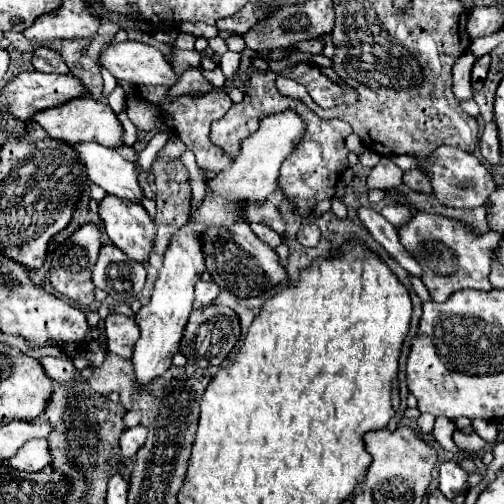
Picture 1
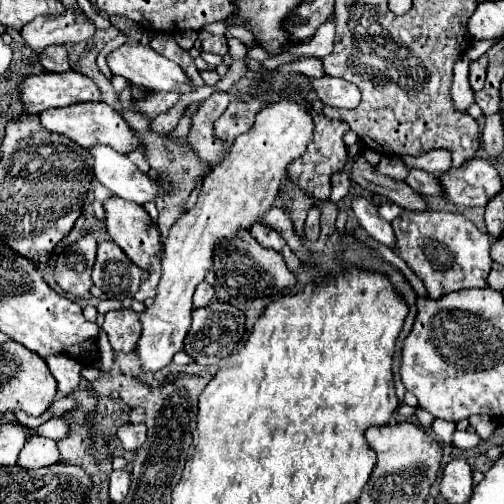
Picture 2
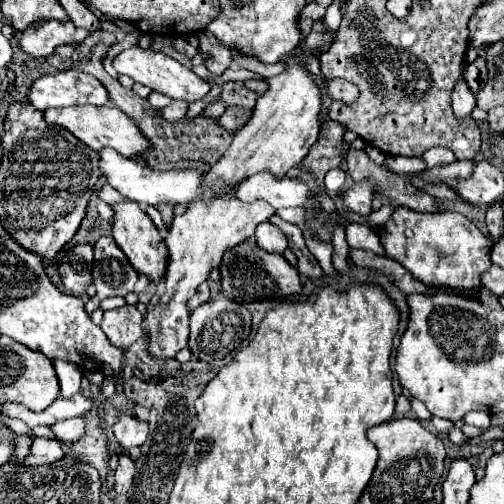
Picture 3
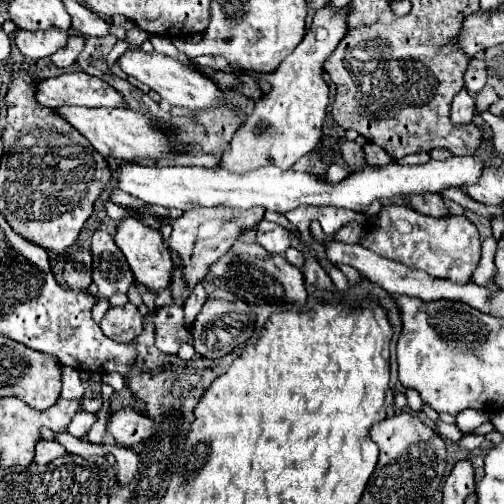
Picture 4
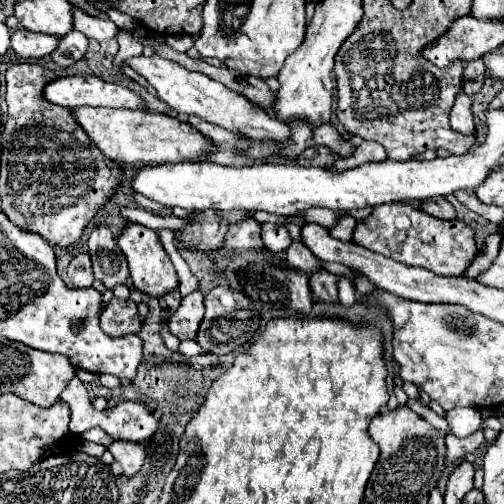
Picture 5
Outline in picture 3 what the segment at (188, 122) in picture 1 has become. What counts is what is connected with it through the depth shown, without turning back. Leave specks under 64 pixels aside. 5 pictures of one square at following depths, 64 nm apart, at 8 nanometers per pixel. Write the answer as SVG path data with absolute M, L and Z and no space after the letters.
M216 100L216 102L210 102L206 108L204 108L204 112L202 112L202 116L204 118L212 118L212 120L218 120L222 114L224 114L224 110L226 110L226 104L222 102L222 100Z

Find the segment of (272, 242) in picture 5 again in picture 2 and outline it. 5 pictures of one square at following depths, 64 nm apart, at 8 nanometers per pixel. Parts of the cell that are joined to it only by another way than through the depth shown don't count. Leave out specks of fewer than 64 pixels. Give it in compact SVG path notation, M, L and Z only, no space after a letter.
M254 224L252 228L250 228L250 234L262 244L262 246L268 246L268 248L272 248L272 250L282 250L282 246L286 244L284 242L284 238L276 232L276 230L272 230L270 226L264 226L264 224Z

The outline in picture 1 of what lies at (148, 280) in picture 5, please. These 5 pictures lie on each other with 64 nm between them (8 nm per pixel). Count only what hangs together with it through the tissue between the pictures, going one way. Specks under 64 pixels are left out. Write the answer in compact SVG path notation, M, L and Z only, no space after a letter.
M106 196L98 202L98 216L104 222L110 240L128 258L138 262L148 260L156 228L148 212L138 202Z

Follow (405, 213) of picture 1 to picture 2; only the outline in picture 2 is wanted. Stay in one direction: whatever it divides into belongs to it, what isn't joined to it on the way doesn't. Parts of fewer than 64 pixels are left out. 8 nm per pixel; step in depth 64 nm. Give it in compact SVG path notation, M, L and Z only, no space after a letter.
M390 202L382 204L382 206L380 206L380 210L378 210L378 214L380 214L384 220L388 220L388 222L392 222L394 218L398 218L402 212L404 212L404 208L394 206L394 204L390 204Z

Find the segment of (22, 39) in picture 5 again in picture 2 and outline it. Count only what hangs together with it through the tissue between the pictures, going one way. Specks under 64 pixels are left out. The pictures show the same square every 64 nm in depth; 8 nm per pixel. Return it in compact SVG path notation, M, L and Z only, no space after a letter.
M66 8L60 16L38 16L20 30L22 38L36 54L50 44L76 44L88 40L94 32L94 22L84 14L76 14L74 8Z

